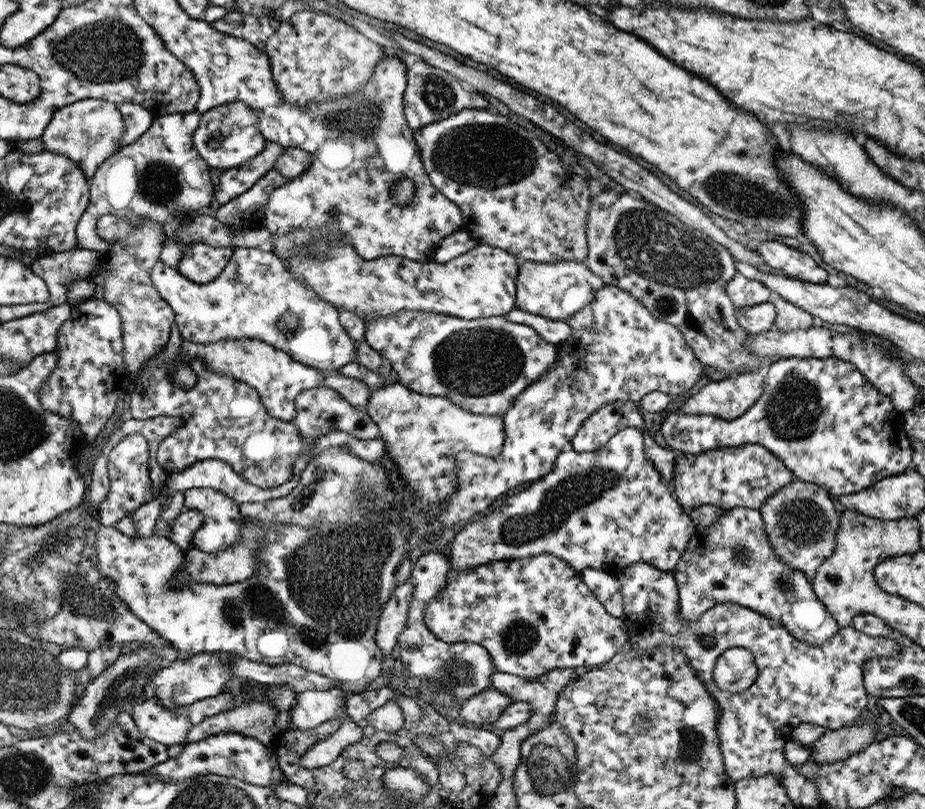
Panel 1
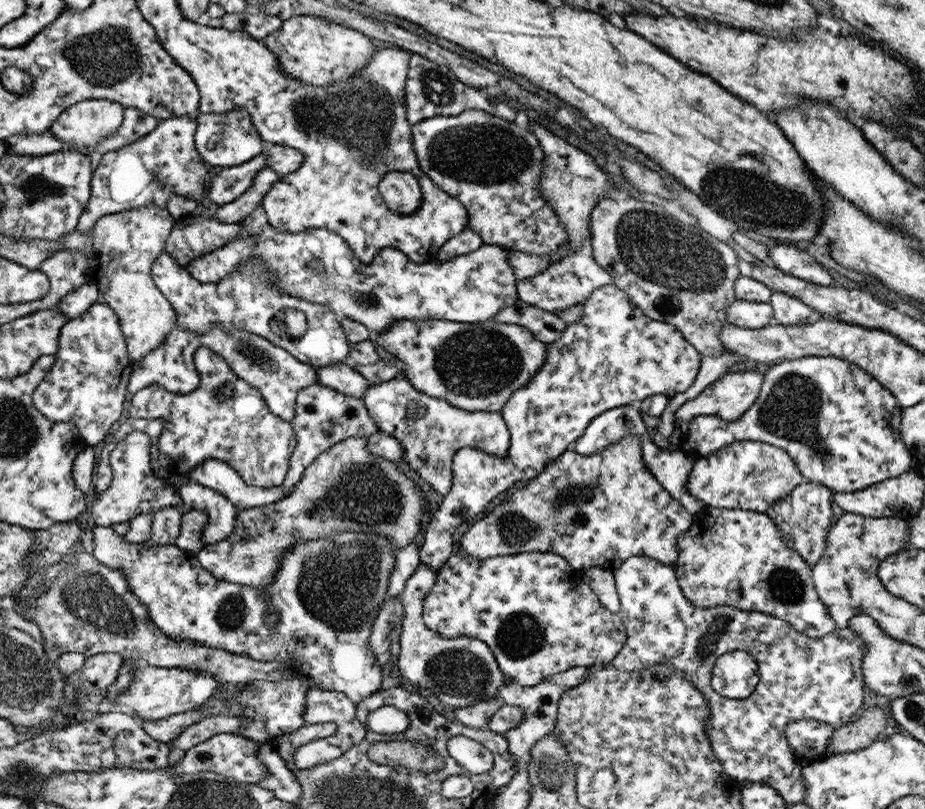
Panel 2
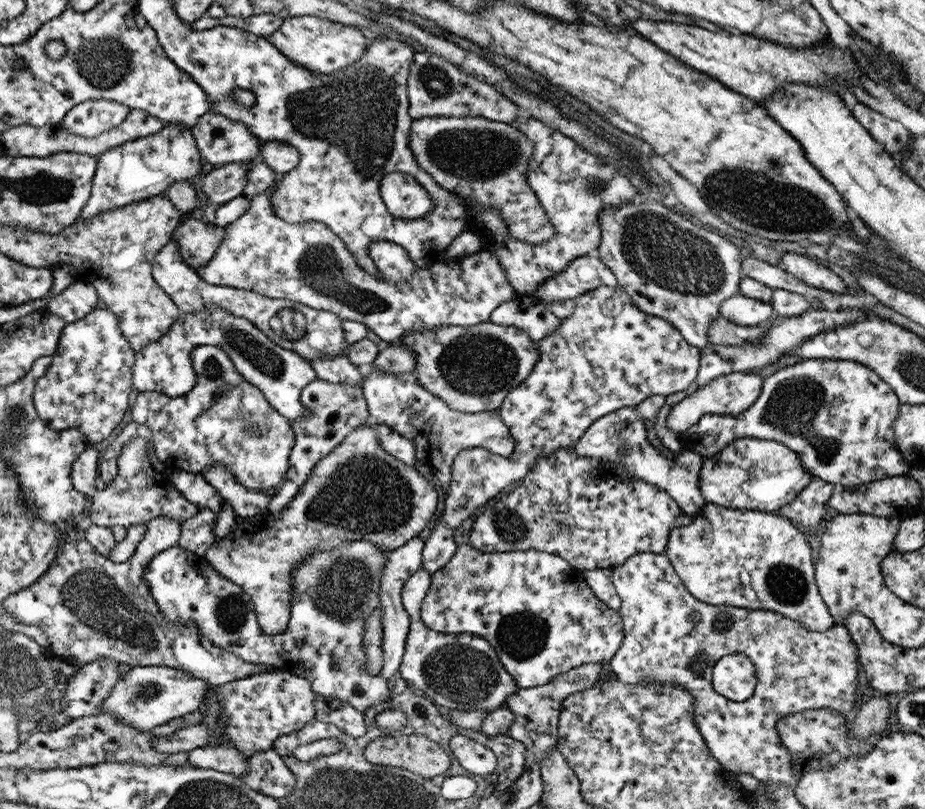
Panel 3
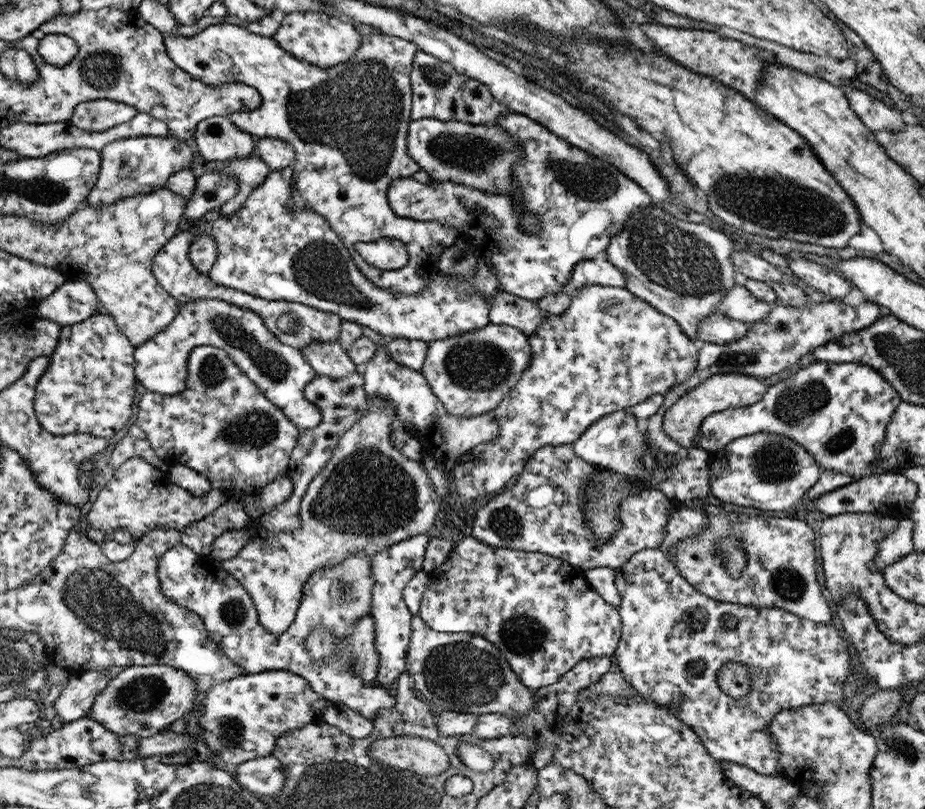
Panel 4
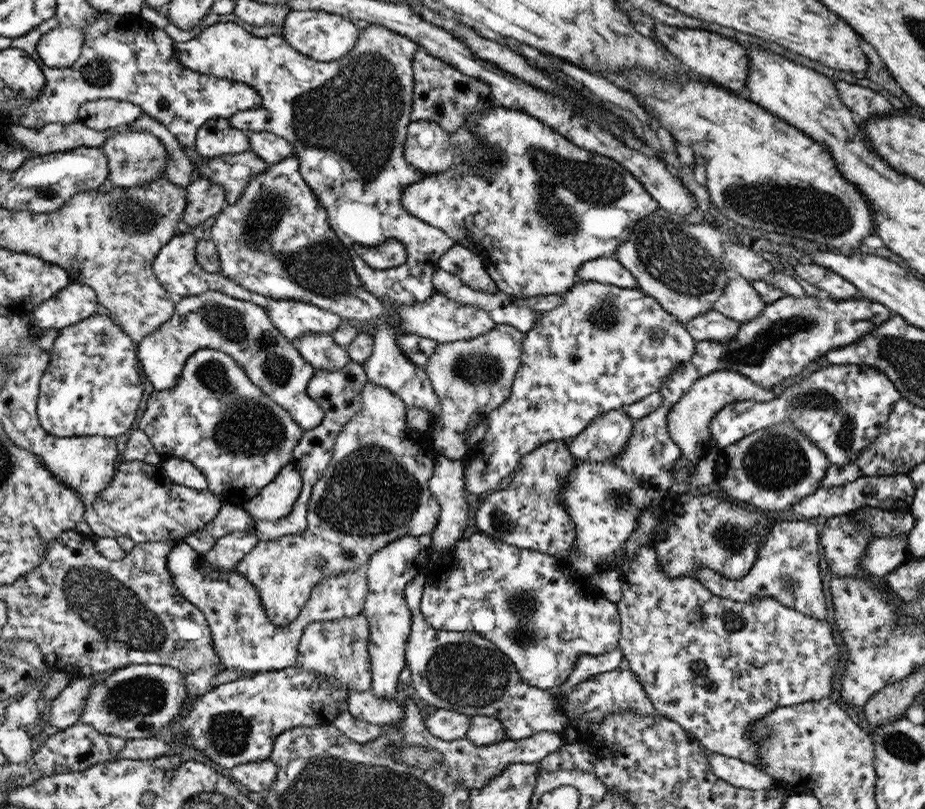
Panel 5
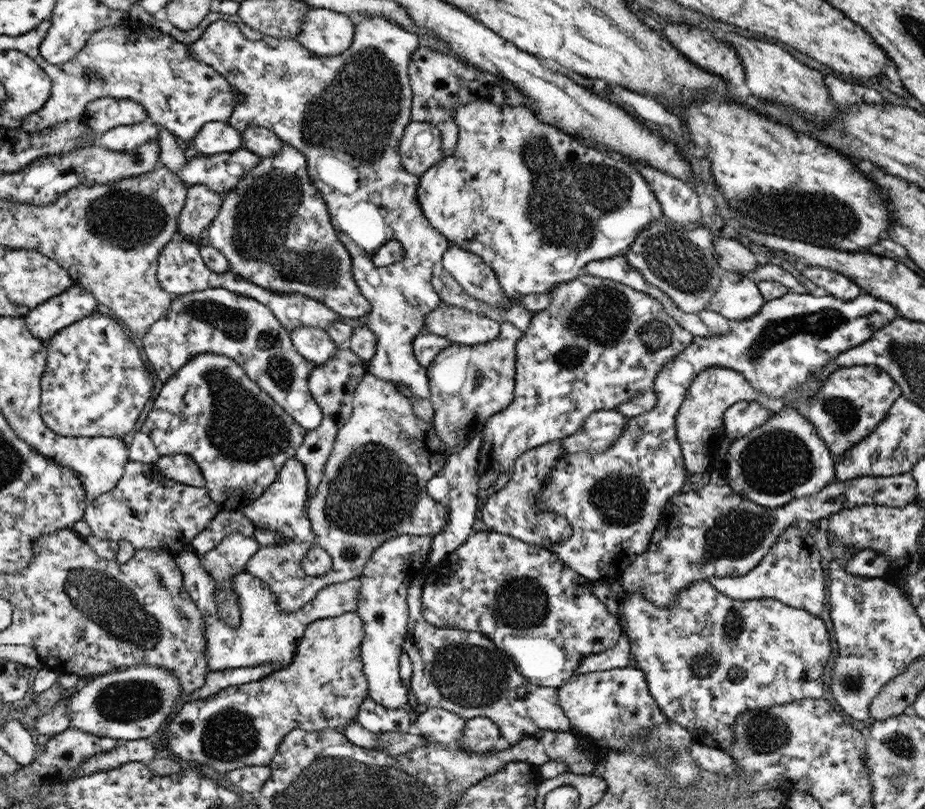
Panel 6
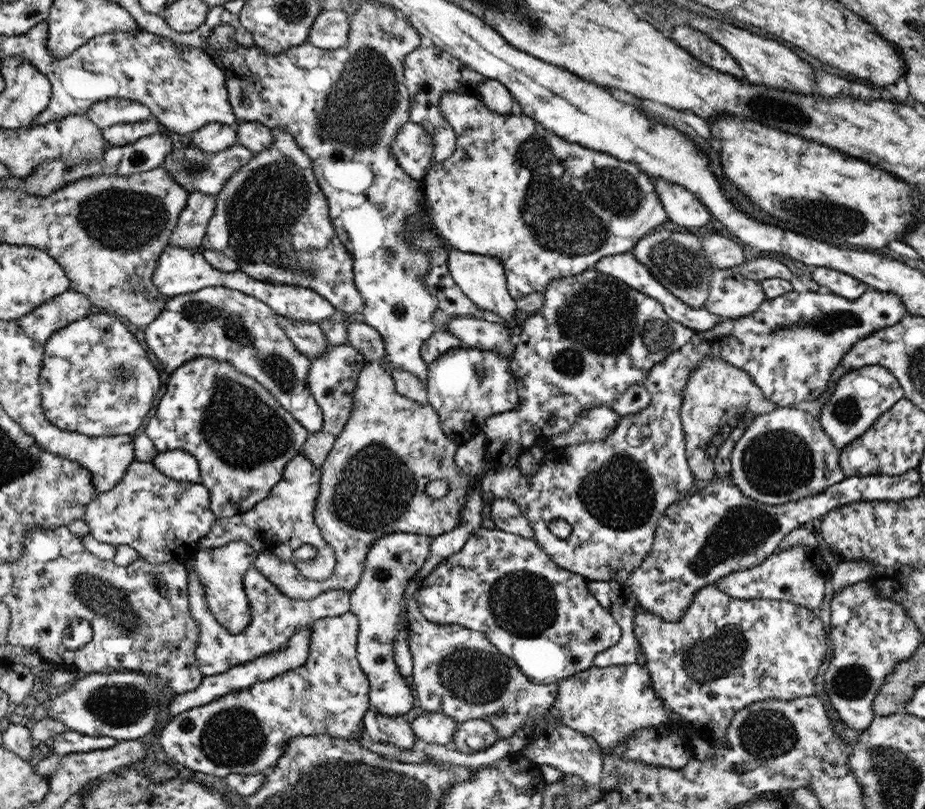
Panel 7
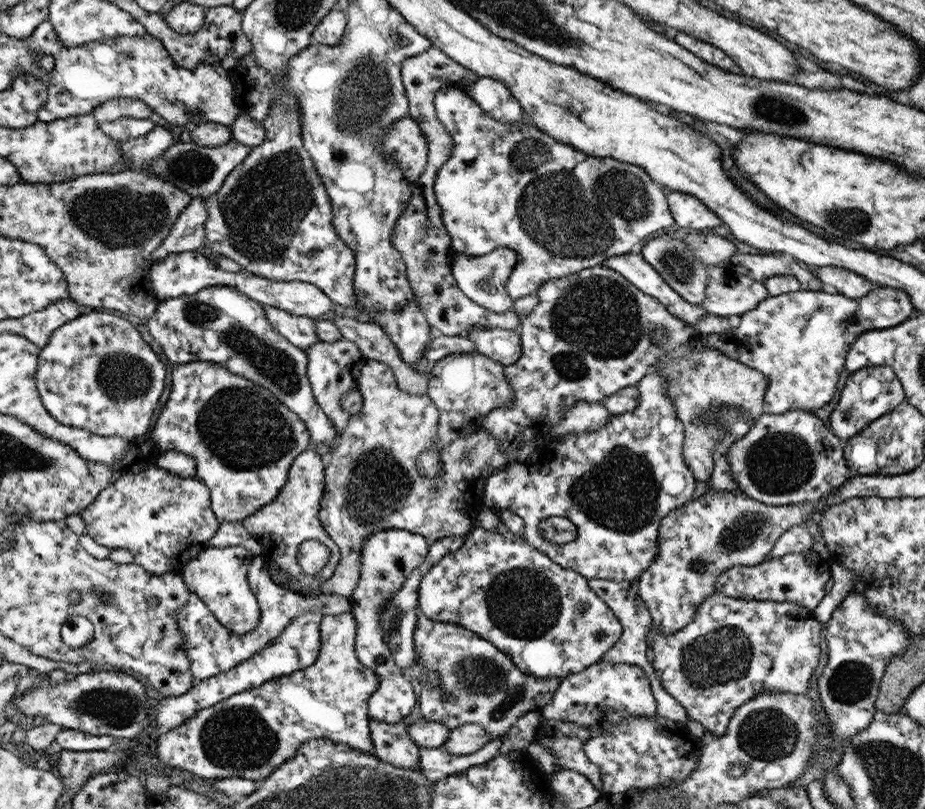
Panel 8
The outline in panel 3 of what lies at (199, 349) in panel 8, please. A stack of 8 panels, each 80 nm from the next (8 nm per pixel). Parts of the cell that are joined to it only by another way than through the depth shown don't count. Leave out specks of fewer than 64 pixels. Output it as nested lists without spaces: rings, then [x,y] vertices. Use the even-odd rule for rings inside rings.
[[[202,308],[200,312],[180,313],[164,336],[136,353],[133,363],[133,388],[139,392],[157,391],[173,397],[188,393],[196,384],[189,354],[195,346],[217,346],[228,354],[240,375],[256,386],[267,399],[269,406],[290,422],[303,420],[310,412],[299,401],[301,389],[316,380],[316,371],[309,361],[296,351],[274,343],[268,335],[257,330],[252,322],[233,316],[222,308]]]

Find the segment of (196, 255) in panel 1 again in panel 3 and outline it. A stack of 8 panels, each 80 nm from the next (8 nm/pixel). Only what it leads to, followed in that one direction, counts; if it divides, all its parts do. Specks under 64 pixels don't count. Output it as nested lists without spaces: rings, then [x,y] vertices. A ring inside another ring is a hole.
[[[276,180],[274,183],[264,192],[256,194],[250,201],[248,209],[231,224],[223,226],[224,237],[220,242],[213,257],[206,262],[206,265],[196,268],[196,273],[200,275],[201,279],[205,282],[213,283],[215,286],[230,286],[233,288],[240,288],[243,290],[251,290],[251,292],[260,294],[264,297],[269,298],[280,298],[280,299],[291,299],[295,302],[305,303],[305,306],[313,307],[315,310],[326,310],[331,311],[340,317],[340,320],[350,320],[364,324],[373,334],[376,334],[381,340],[385,342],[395,342],[399,340],[401,335],[404,335],[407,331],[422,331],[422,330],[435,330],[437,327],[444,326],[473,326],[479,323],[487,322],[489,314],[495,307],[502,302],[507,302],[513,296],[515,292],[513,287],[508,283],[507,277],[505,276],[504,270],[502,269],[501,263],[497,256],[489,250],[478,250],[476,253],[465,255],[458,262],[447,261],[446,263],[439,262],[433,263],[430,267],[416,267],[412,260],[408,258],[405,250],[401,249],[398,244],[394,242],[387,242],[387,240],[379,240],[379,242],[371,242],[367,246],[367,254],[373,261],[373,266],[380,272],[380,277],[370,275],[367,271],[363,270],[361,266],[353,258],[351,252],[348,251],[345,243],[336,235],[333,234],[327,226],[323,223],[315,222],[314,220],[308,220],[307,222],[296,222],[295,224],[289,224],[284,220],[281,220],[272,211],[272,192],[276,187]]]

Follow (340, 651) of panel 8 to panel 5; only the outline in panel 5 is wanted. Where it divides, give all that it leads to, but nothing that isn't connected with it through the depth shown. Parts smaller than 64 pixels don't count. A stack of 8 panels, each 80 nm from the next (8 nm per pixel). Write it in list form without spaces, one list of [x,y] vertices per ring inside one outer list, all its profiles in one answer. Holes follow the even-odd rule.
[[[362,614],[340,620],[312,622],[300,637],[297,648],[298,662],[295,666],[237,677],[234,681],[211,687],[207,693],[192,699],[186,714],[179,718],[180,726],[177,728],[181,730],[175,732],[175,735],[177,732],[181,734],[178,741],[199,750],[221,768],[230,769],[238,764],[267,759],[272,754],[272,746],[277,736],[285,730],[331,724],[336,714],[346,709],[346,694],[351,689],[366,691],[372,685],[369,636],[368,619]]]

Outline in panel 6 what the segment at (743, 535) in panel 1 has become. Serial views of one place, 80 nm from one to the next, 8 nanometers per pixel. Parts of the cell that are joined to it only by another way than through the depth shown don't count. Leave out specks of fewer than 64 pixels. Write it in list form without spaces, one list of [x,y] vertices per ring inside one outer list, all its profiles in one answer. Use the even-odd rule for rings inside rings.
[[[795,524],[785,528],[777,536],[776,541],[769,547],[764,557],[749,572],[741,576],[709,577],[706,581],[719,594],[732,600],[747,601],[771,598],[819,617],[821,610],[823,610],[823,600],[825,600],[823,571],[819,561],[820,556],[813,542],[811,528]]]

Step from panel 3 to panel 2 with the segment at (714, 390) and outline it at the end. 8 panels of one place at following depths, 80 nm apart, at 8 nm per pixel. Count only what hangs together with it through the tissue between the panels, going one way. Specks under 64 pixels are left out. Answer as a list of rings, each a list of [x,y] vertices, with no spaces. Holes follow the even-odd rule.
[[[744,368],[735,373],[727,373],[710,382],[697,396],[684,402],[675,411],[674,424],[687,422],[701,415],[713,415],[723,421],[738,420],[741,414],[751,406],[757,398],[762,381],[762,374],[752,368]]]

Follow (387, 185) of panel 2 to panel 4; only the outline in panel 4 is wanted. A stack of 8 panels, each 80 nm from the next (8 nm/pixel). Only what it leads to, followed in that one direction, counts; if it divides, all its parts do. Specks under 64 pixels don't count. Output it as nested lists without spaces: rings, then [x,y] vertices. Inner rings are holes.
[[[507,112],[507,115],[499,117],[497,121],[485,125],[497,125],[512,138],[512,141],[522,142],[522,156],[514,162],[513,167],[514,183],[524,198],[522,204],[514,204],[514,200],[506,194],[473,190],[471,186],[463,186],[460,182],[433,178],[430,184],[417,182],[412,178],[396,178],[386,190],[386,201],[393,214],[399,218],[437,221],[446,227],[453,227],[457,237],[471,245],[469,252],[473,256],[485,258],[494,268],[498,286],[509,294],[537,301],[545,296],[545,293],[559,293],[562,284],[568,281],[574,264],[591,259],[599,252],[605,252],[610,236],[621,228],[622,222],[633,211],[651,206],[649,196],[643,189],[632,179],[621,174],[611,162],[571,146],[566,140],[523,114]],[[523,213],[536,218],[538,232],[524,232],[520,228],[518,218]]]

